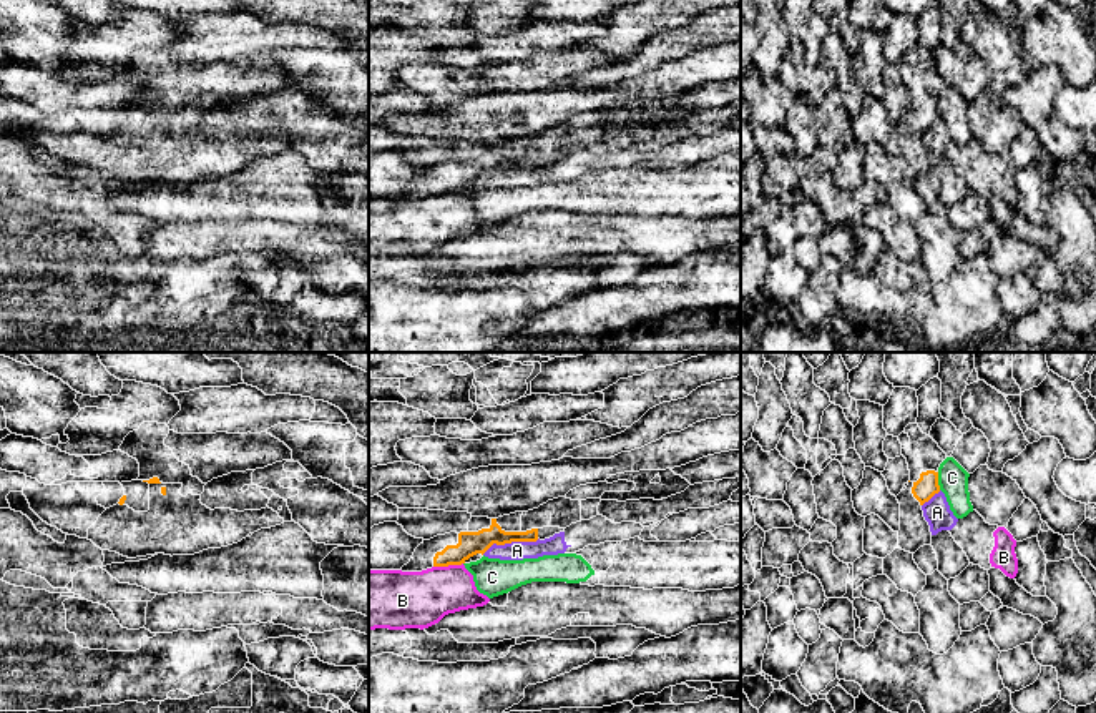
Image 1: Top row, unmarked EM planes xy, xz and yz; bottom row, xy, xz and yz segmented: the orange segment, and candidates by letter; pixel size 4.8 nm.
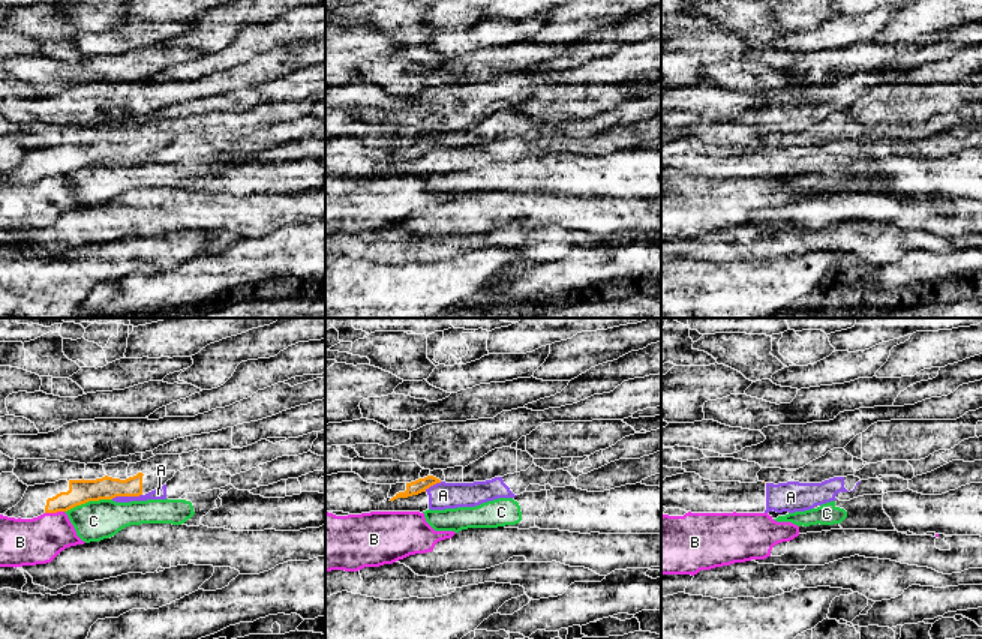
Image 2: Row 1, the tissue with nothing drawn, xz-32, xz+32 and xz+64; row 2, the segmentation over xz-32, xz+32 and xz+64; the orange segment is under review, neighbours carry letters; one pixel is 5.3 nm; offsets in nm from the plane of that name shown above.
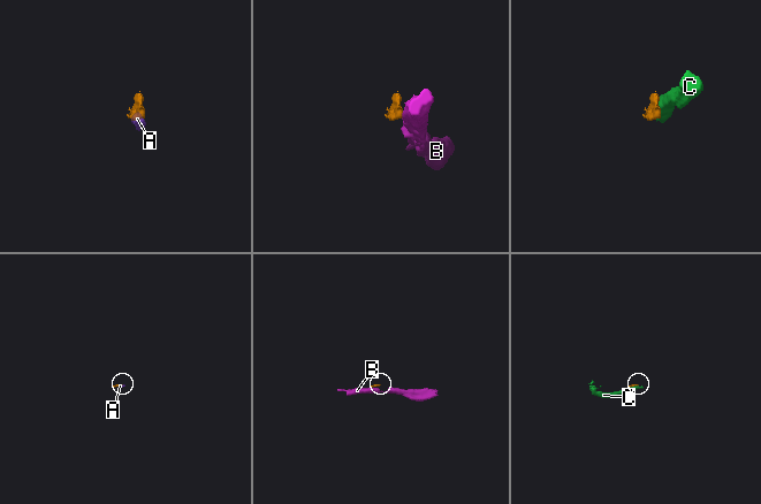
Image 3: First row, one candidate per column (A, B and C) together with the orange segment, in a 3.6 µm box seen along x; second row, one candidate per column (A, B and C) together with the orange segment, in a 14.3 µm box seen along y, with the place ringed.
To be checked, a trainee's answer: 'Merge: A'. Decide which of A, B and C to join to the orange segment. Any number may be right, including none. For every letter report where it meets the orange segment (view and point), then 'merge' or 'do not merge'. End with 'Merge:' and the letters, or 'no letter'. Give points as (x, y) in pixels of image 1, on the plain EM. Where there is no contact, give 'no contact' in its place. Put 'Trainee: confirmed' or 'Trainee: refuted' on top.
Trainee: refuted
A: contact xz (510, 170); do not merge
B: contact xz (447, 193); do not merge
C: contact yz (937, 108); do not merge
Merge: no letter

